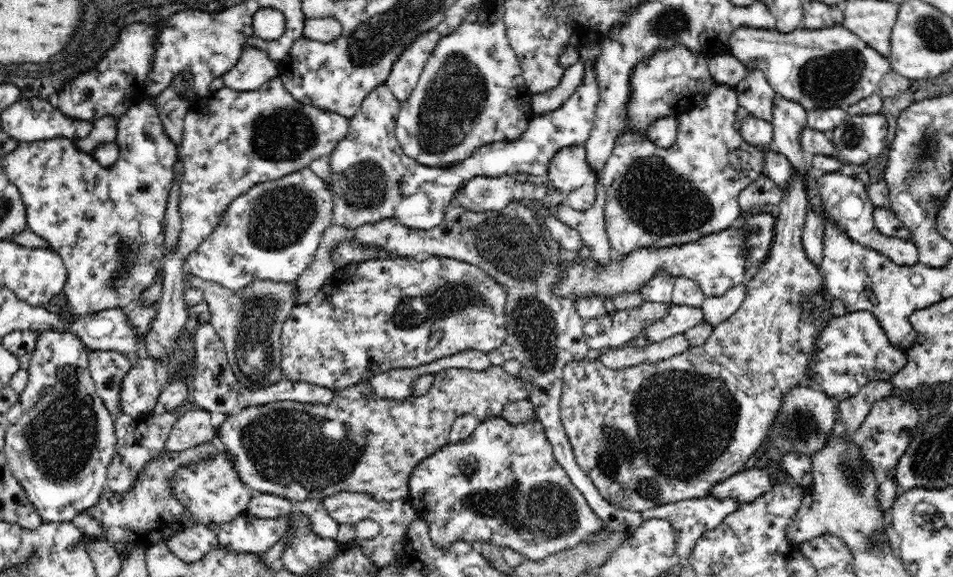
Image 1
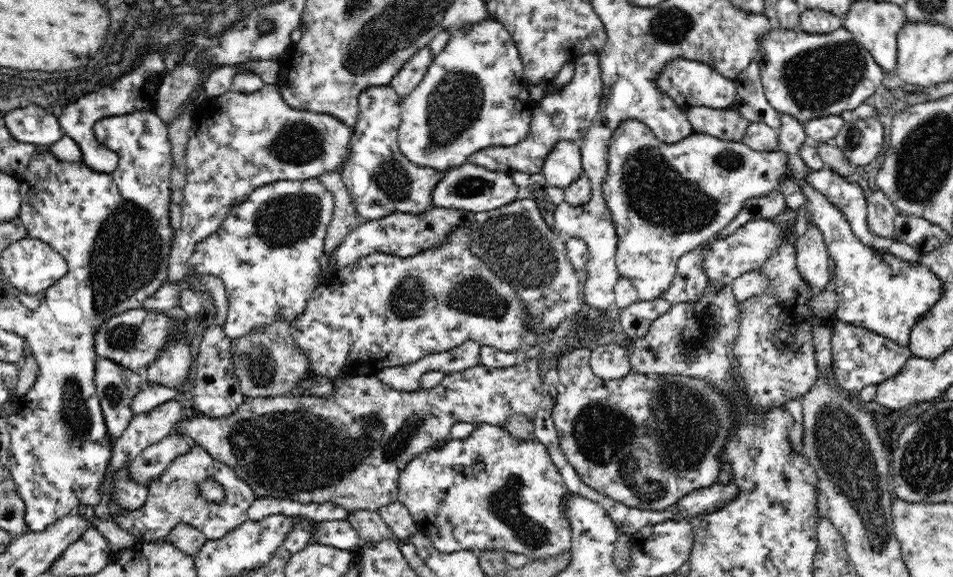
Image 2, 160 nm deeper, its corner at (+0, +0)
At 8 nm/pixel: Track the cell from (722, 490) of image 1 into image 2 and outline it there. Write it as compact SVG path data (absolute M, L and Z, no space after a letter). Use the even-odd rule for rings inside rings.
M730 482L726 485L714 483L708 488L692 490L686 497L672 504L675 515L678 517L671 520L678 522L685 518L690 520L692 517L710 515L718 508L722 508L726 500L732 500L734 494L738 494L738 489L734 483Z

